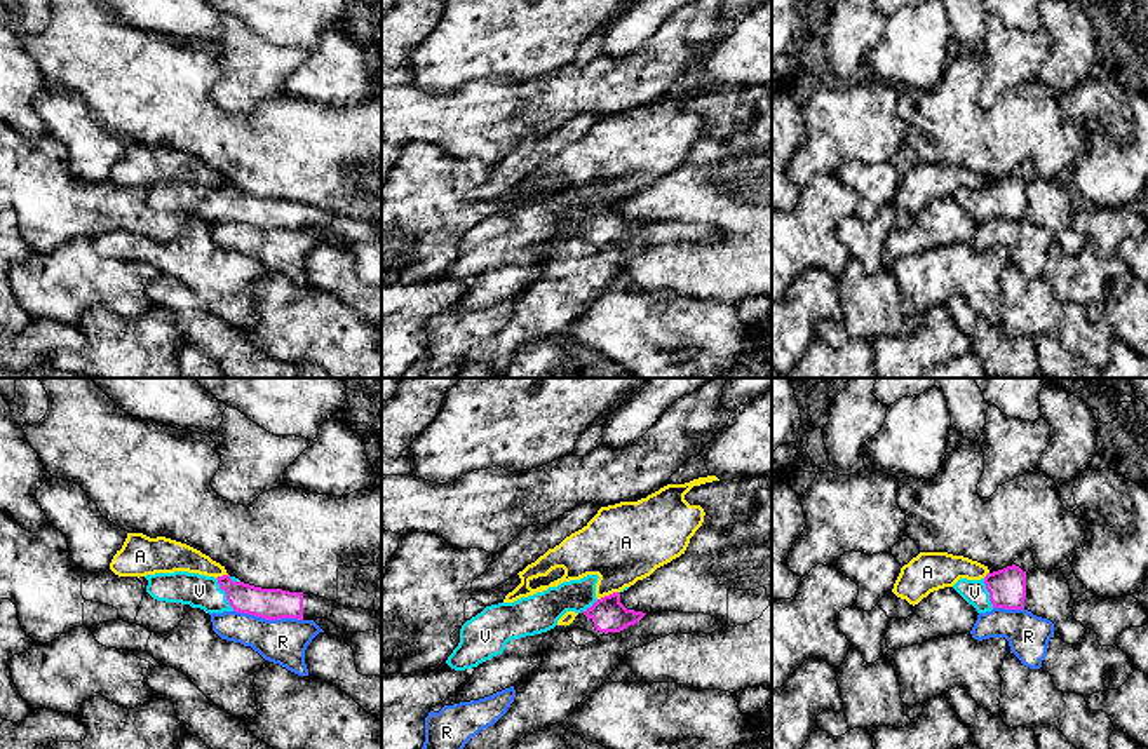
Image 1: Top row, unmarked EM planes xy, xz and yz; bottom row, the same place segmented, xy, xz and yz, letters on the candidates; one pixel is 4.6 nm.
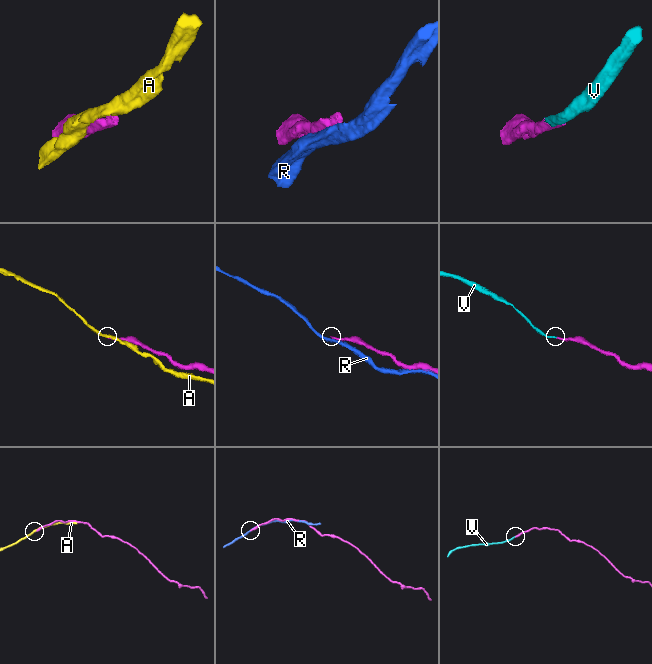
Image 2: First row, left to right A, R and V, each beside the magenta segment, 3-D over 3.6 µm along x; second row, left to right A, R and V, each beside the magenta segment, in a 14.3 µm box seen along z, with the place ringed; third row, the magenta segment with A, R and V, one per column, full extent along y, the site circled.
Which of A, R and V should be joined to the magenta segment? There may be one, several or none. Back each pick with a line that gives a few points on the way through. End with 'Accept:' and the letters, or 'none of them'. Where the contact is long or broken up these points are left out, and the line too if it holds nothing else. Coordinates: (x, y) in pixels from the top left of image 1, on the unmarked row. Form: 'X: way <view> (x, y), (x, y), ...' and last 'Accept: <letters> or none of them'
V: way xy (267, 213), (227, 204), (199, 201)
Accept: V

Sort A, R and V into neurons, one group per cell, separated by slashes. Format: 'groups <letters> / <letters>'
groups A / R / V

